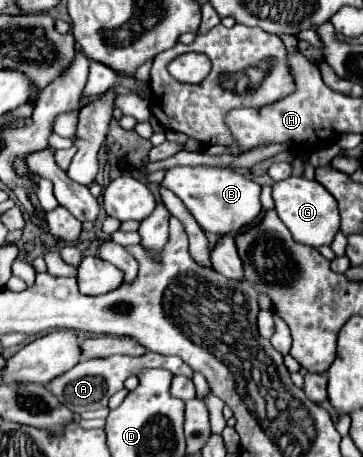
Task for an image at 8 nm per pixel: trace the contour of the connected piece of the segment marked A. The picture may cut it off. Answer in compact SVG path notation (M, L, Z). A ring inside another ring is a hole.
M147 352L139 358L133 356L113 356L113 358L101 358L101 360L83 360L77 366L73 366L69 372L57 376L55 380L51 380L45 388L49 392L53 392L53 396L69 406L69 410L73 414L79 414L81 410L97 410L107 406L109 398L123 388L123 382L131 376L137 374L141 368L167 368L173 374L183 374L183 376L193 376L193 370L189 370L189 366L185 366L185 362L181 362L181 358L177 356L161 356L161 354L153 354Z

